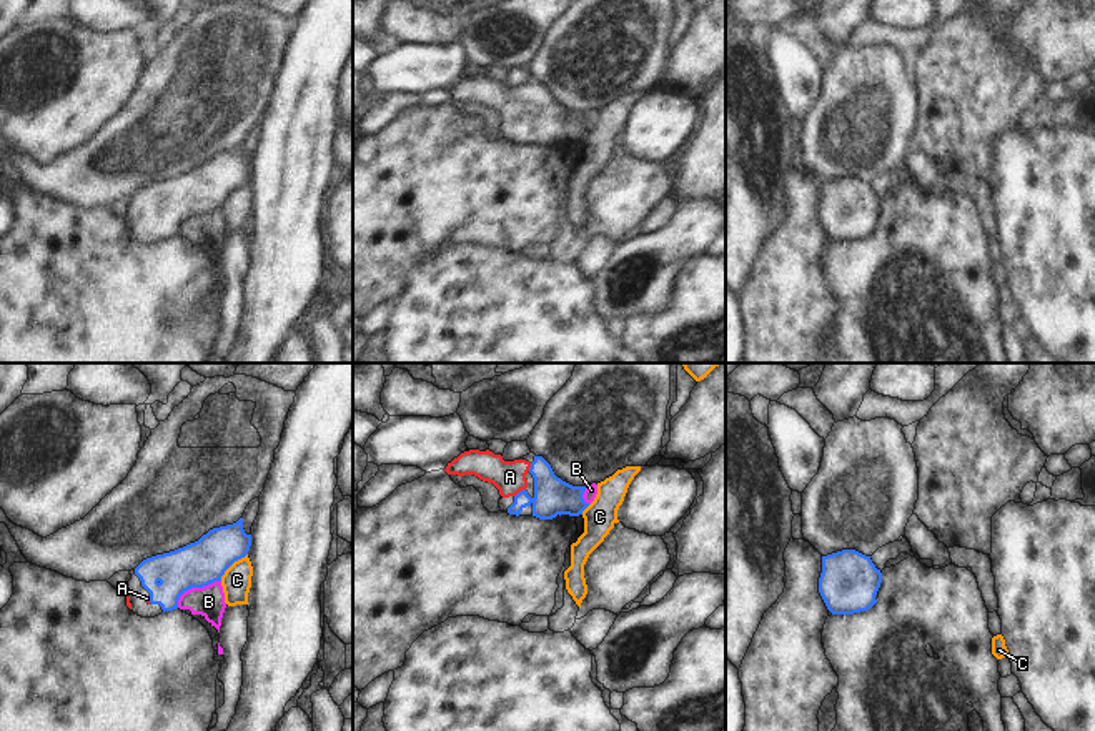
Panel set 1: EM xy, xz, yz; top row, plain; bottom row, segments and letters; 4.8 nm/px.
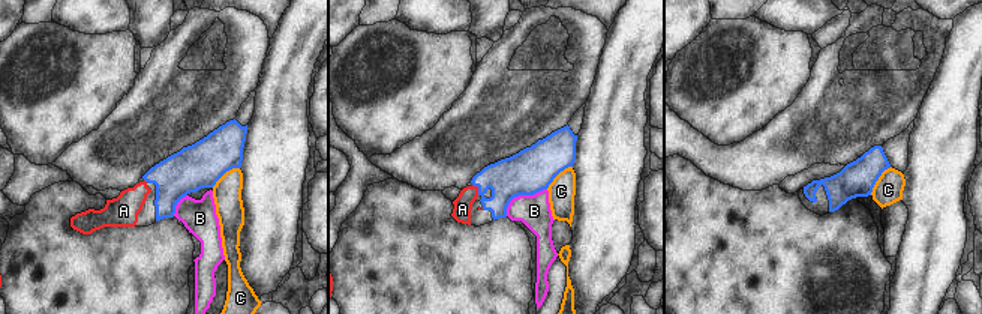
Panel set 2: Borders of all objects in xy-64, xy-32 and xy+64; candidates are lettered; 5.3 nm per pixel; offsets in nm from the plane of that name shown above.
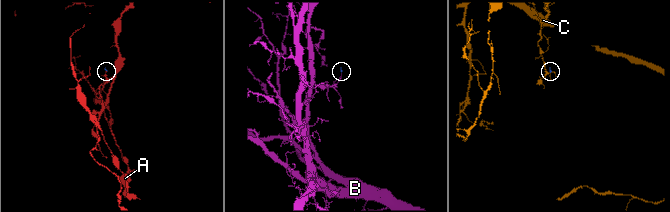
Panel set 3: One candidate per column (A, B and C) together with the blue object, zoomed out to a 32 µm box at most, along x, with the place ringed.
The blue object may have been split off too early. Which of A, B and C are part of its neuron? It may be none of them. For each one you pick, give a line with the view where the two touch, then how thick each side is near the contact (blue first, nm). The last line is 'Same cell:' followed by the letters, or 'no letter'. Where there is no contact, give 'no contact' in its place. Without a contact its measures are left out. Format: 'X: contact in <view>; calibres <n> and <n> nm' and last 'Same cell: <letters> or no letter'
A: contact in xz; calibres 180 and 160 nm
Same cell: A

